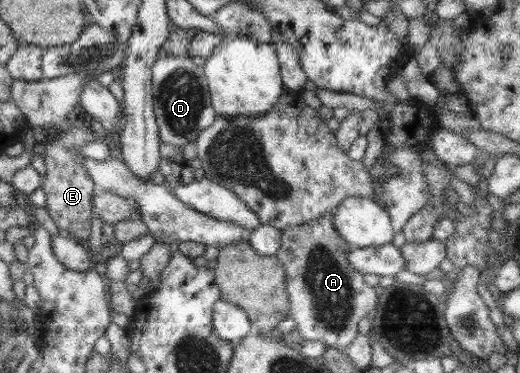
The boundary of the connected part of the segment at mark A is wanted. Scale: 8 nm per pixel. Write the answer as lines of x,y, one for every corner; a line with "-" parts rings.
334,212
282,231
277,257
285,270
289,318
295,320
301,341
318,340
345,353
358,336
358,322
376,308
379,289
368,285
346,258
348,244
333,227

